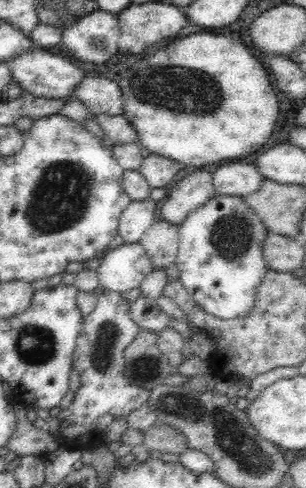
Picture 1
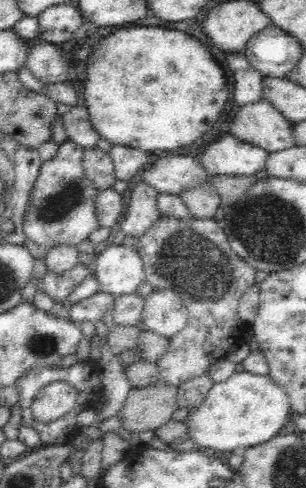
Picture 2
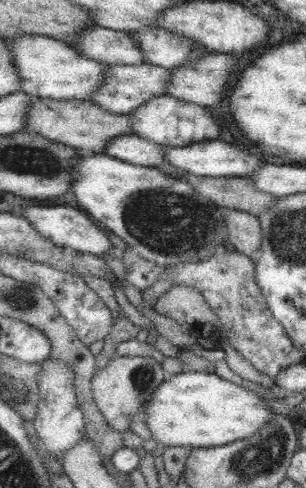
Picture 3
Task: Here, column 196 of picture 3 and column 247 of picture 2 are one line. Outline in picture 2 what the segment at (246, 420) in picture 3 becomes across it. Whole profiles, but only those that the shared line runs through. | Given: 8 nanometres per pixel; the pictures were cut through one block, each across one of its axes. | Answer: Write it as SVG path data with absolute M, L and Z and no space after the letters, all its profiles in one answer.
M238 372L234 376L230 376L224 382L216 382L212 386L212 390L208 392L206 400L200 404L198 410L192 410L188 414L186 426L188 426L188 438L196 444L196 450L204 450L204 448L214 448L220 452L232 450L232 452L244 452L248 448L260 446L264 442L268 442L270 438L278 436L280 430L288 424L290 420L290 398L286 394L286 390L282 390L270 376L262 376L262 374L252 374L252 372Z

